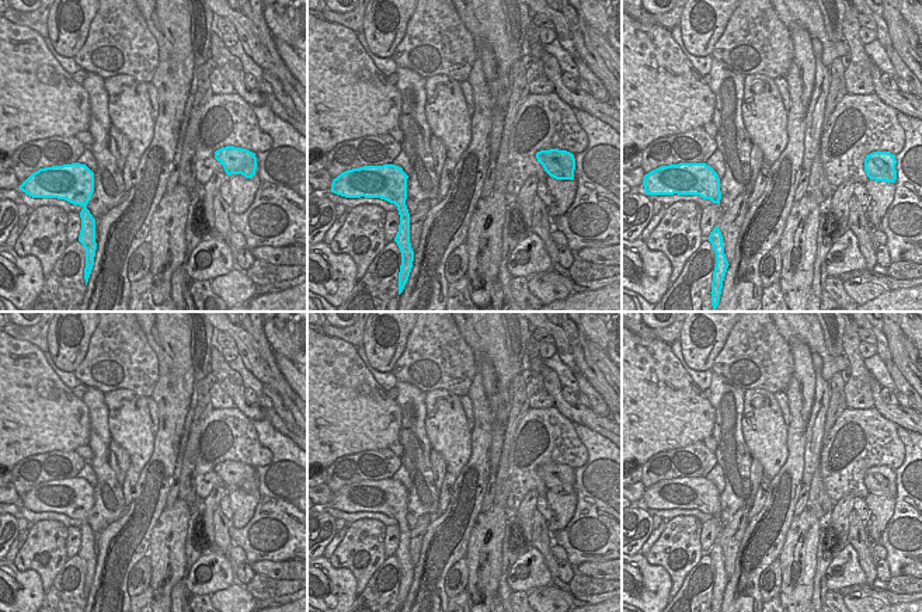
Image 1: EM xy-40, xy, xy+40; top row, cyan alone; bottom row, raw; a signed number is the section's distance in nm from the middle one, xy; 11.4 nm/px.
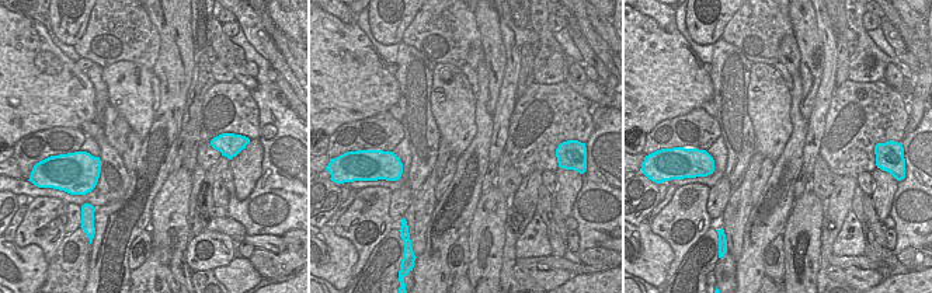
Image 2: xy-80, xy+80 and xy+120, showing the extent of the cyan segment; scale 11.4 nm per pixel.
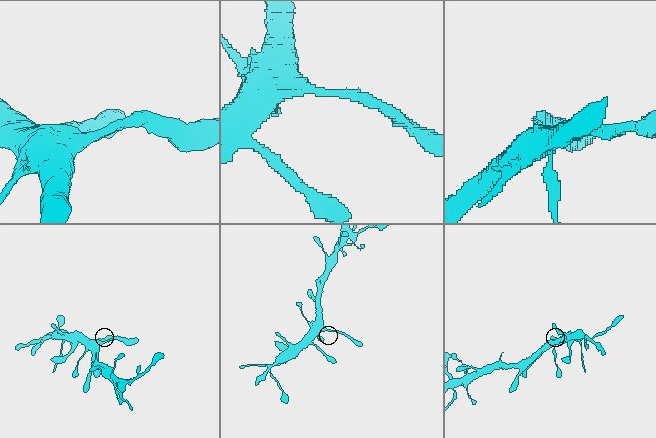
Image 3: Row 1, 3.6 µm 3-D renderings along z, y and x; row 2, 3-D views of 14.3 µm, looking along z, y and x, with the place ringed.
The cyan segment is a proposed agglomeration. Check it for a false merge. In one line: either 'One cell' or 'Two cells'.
One cell

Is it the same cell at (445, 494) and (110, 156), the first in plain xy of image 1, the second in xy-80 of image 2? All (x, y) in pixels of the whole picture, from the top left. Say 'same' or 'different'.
different

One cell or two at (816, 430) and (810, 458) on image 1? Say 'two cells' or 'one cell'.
one cell

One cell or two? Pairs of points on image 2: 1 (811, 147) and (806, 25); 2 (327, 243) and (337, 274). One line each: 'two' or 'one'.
1: two
2: one

